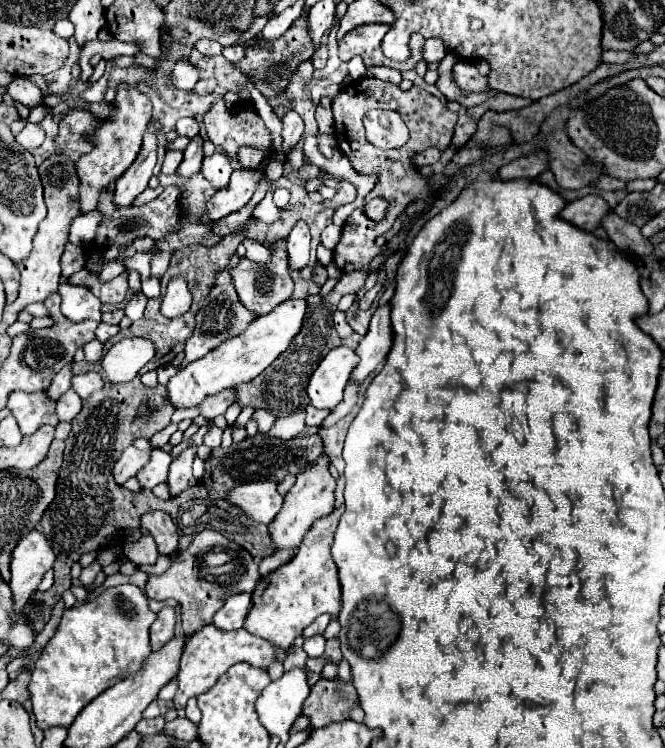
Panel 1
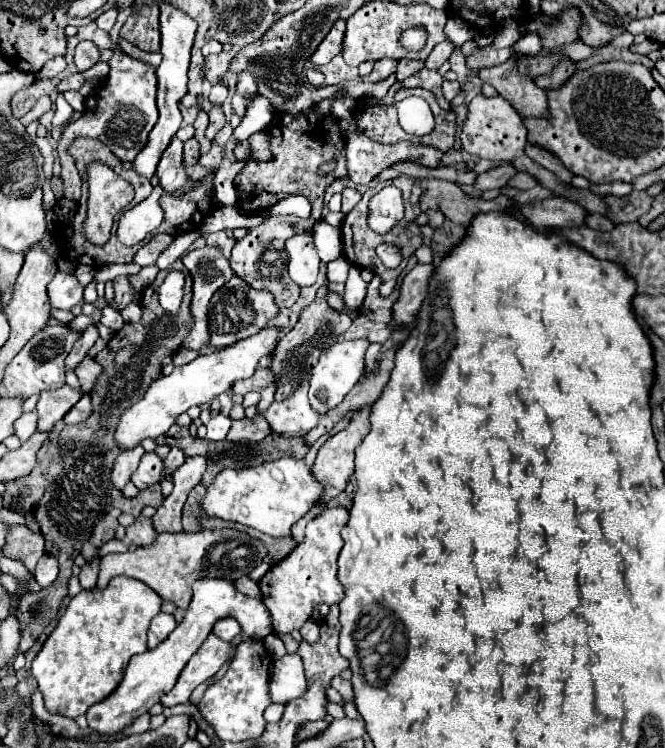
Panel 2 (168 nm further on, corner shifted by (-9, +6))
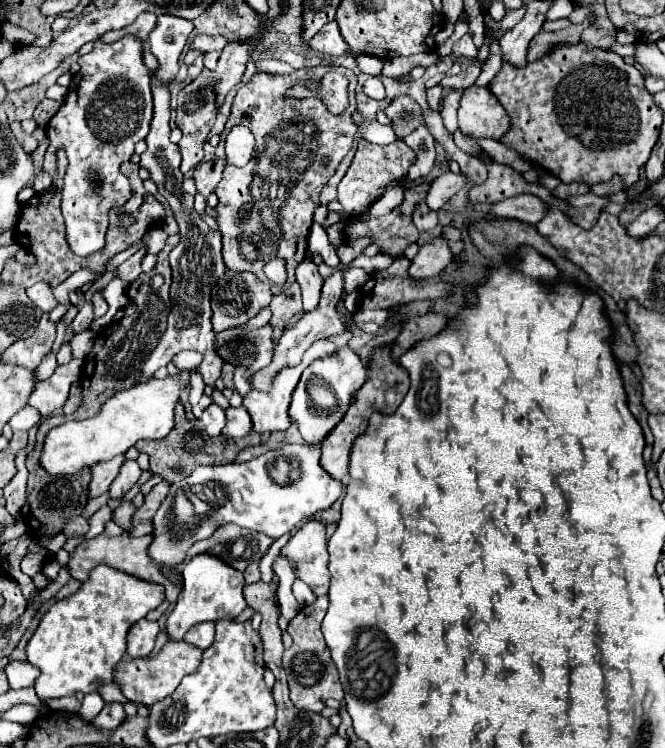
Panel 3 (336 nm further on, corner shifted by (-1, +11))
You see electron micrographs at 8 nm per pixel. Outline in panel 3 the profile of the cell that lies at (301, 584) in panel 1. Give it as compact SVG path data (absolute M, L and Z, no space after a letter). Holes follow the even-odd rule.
M315 519L307 521L301 529L293 533L289 543L281 549L281 555L293 565L295 577L305 581L317 597L327 595L329 551L327 551L325 523Z

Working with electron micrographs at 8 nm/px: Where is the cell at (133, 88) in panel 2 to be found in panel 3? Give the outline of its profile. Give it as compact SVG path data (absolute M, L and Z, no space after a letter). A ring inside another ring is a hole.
M123 37L115 43L101 43L95 41L95 47L91 53L79 57L79 73L73 75L73 81L69 85L69 93L61 105L61 109L55 113L55 117L49 121L46 127L48 149L45 153L43 171L51 175L51 179L57 179L57 157L55 153L63 148L68 157L67 173L65 173L65 185L63 185L63 217L67 227L67 243L73 253L77 255L91 255L103 247L105 231L109 225L109 209L121 207L131 193L127 177L120 171L123 161L129 161L133 155L135 143L143 139L149 133L149 123L153 115L153 97L151 97L151 75L147 67L143 65L143 43L135 37Z

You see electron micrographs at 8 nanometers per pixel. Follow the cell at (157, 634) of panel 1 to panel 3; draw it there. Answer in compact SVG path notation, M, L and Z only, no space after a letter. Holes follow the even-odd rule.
M141 619L137 621L127 635L127 655L129 657L147 657L153 647L155 647L155 639L159 635L159 625L157 621L149 621L149 619Z

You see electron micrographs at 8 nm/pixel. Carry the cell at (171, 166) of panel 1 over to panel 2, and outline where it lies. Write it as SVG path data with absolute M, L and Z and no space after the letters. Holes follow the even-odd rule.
M191 138L191 140L187 140L185 142L185 154L183 154L183 164L185 166L195 166L197 162L199 162L199 156L201 156L201 152L199 152L199 142L195 140L195 138Z

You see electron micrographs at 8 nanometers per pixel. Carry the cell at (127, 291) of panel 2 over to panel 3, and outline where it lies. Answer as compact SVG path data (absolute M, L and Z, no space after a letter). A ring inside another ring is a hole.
M139 249L135 255L131 255L125 263L117 267L117 279L121 279L125 285L131 285L141 275L141 259L147 251Z

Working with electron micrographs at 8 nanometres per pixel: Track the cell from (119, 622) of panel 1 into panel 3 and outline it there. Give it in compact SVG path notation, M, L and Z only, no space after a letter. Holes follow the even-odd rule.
M105 565L93 569L91 577L71 597L53 603L27 643L27 661L41 671L35 681L39 699L49 701L77 693L87 695L99 691L101 685L113 683L115 667L127 653L127 633L131 625L161 605L163 599L161 585L129 577Z

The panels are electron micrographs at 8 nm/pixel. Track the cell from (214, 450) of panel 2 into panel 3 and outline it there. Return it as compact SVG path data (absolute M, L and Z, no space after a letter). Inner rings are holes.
M181 409L175 411L175 427L171 429L171 433L165 439L157 439L157 441L139 441L135 447L139 451L147 451L149 459L151 459L151 471L155 475L163 475L165 481L169 483L177 483L179 479L185 479L195 467L199 465L223 465L223 463L233 463L237 453L249 445L261 445L261 435L257 431L251 431L249 437L245 439L227 439L227 437L207 437L201 435L203 433L203 425L201 421L187 421L185 413Z

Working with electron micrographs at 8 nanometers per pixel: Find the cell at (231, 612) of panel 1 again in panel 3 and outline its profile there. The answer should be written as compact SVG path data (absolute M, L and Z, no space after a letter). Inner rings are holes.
M205 621L205 623L199 623L195 625L193 629L189 629L189 633L185 635L185 641L201 647L201 649L207 649L213 645L215 641L215 623L213 621Z

